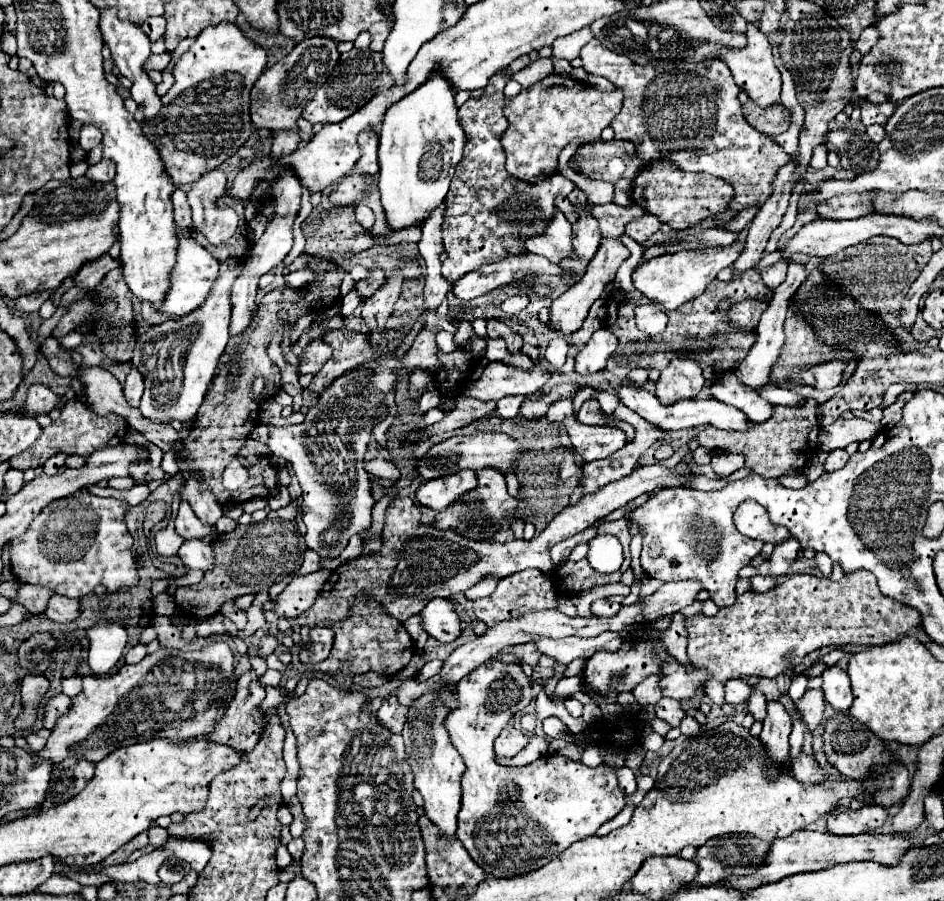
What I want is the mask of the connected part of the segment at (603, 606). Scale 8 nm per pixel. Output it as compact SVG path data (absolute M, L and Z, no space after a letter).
M598 599L590 607L592 615L596 615L596 617L612 617L618 613L618 609L620 609L620 603L612 603L610 599Z

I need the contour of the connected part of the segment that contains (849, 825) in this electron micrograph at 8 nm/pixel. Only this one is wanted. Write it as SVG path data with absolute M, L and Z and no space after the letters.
M864 805L862 809L836 807L826 815L826 831L832 835L860 835L872 833L884 825L888 811L878 805Z

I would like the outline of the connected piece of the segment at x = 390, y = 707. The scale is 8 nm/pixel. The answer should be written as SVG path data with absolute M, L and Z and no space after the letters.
M396 695L384 699L382 707L378 709L378 717L384 723L384 727L392 729L394 733L400 733L402 731L404 721L406 721L406 715L408 715L408 707L400 705L398 699L396 699Z

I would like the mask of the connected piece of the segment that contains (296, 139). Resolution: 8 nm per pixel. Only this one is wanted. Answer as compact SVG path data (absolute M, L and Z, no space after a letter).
M278 131L274 133L274 141L272 141L272 157L278 159L286 153L292 153L298 149L298 145L302 143L302 135L298 131Z

